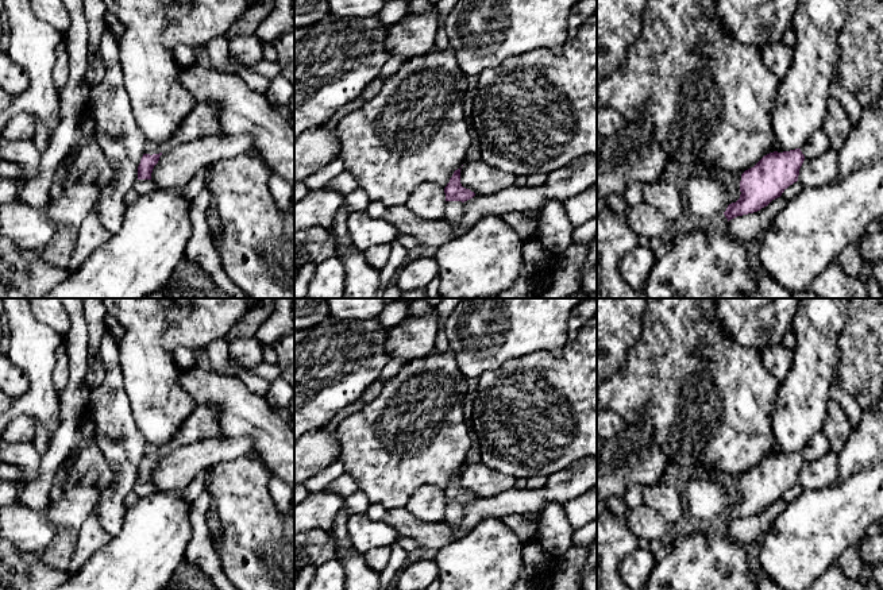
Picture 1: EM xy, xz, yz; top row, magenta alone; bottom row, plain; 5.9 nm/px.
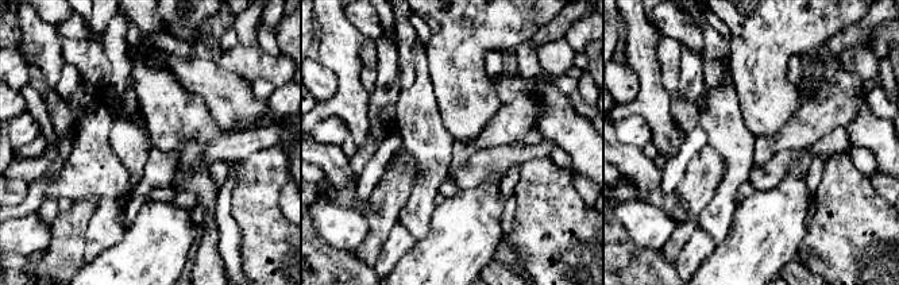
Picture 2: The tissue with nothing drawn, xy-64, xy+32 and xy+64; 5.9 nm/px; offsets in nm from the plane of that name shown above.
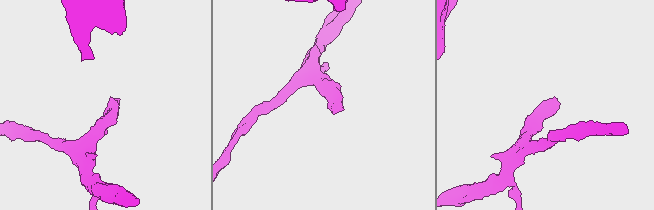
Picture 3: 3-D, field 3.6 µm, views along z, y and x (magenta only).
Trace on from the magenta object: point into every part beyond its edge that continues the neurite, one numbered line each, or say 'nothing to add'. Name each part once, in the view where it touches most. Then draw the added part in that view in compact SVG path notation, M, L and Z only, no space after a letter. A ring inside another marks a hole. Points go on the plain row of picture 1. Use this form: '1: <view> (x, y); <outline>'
1: xy (203, 424); M196 406L192 416L185 421L177 435L163 447L157 448L146 444L143 456L159 456L171 452L182 446L197 443L203 439L219 436L220 428L216 412L209 406Z

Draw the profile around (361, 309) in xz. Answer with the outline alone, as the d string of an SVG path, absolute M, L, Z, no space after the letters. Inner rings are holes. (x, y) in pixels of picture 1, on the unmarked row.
M325 298L329 315L340 320L375 319L385 306L383 298Z

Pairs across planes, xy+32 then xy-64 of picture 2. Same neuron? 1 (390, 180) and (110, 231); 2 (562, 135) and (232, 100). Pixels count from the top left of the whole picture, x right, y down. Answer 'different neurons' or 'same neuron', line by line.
1: different neurons
2: same neuron

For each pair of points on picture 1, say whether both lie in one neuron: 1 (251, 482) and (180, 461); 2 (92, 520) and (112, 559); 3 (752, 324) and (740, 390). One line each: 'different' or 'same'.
1: different
2: different
3: different

